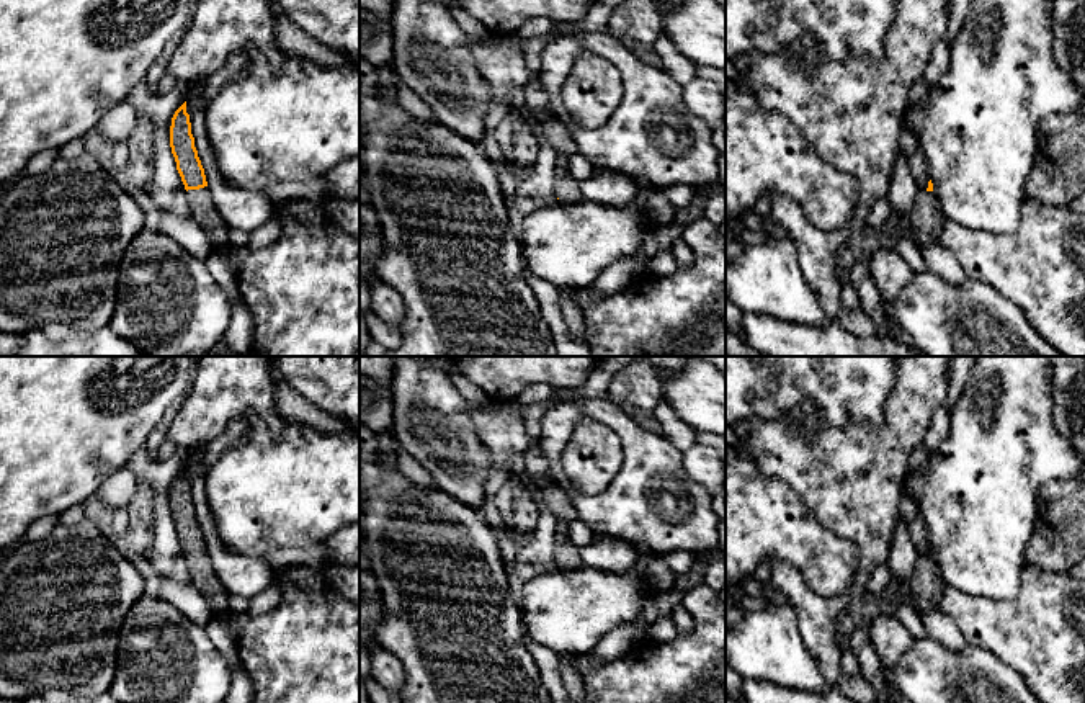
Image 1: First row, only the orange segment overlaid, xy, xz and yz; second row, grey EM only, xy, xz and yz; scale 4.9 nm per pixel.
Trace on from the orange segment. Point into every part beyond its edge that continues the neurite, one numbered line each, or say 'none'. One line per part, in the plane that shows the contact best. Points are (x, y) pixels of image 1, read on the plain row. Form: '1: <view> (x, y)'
1: xy (205, 579)

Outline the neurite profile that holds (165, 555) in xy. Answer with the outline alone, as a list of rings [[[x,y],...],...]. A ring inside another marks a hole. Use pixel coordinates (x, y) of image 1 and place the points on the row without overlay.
[[[154,495],[152,543],[144,554],[160,579],[191,584],[190,569],[170,513],[170,495]]]

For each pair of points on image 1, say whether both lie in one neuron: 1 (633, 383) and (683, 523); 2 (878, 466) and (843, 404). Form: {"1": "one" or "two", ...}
{"1": "two", "2": "two"}

